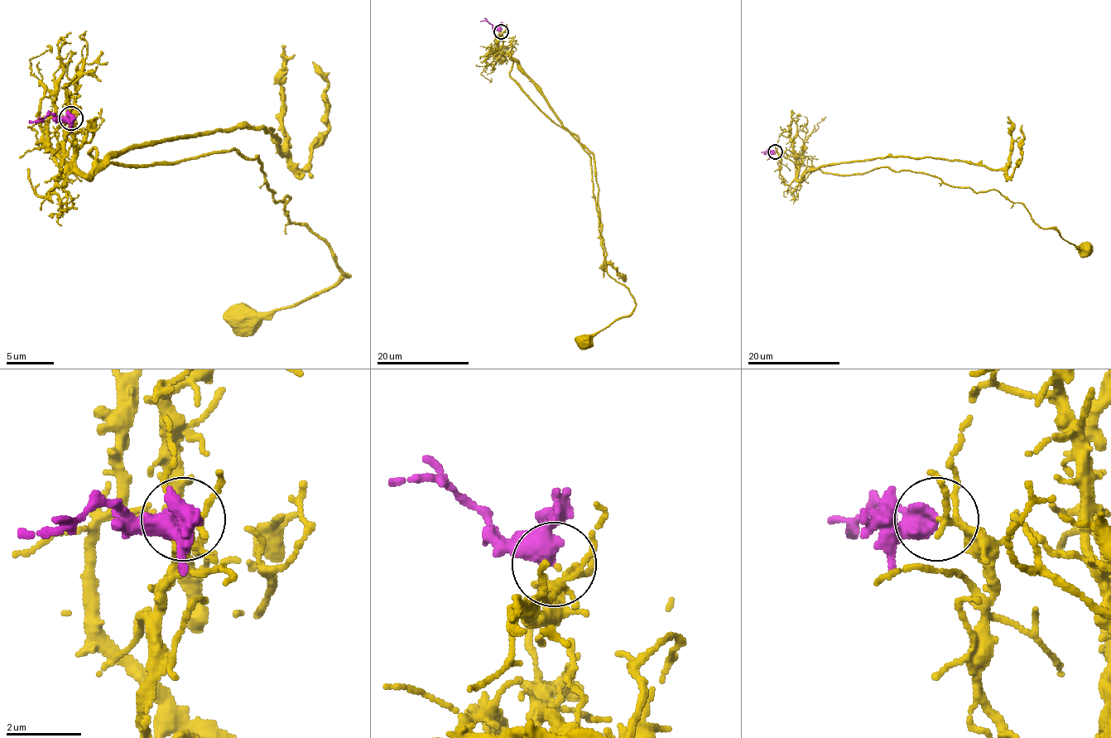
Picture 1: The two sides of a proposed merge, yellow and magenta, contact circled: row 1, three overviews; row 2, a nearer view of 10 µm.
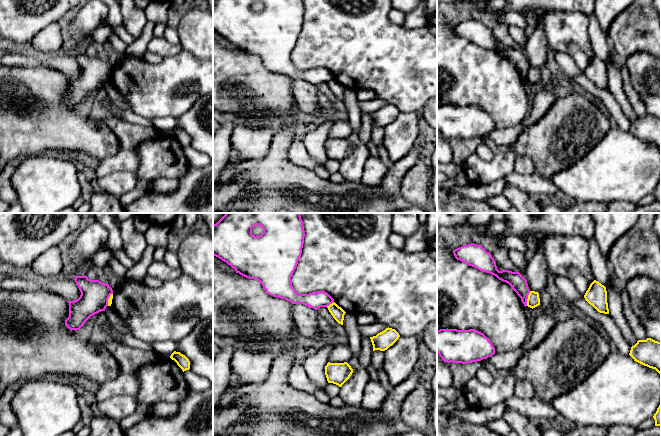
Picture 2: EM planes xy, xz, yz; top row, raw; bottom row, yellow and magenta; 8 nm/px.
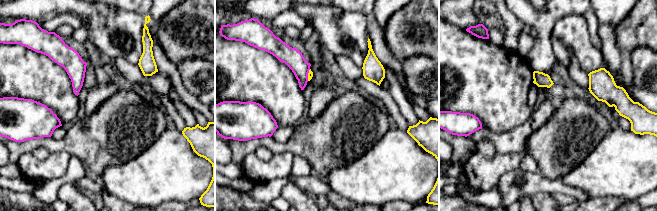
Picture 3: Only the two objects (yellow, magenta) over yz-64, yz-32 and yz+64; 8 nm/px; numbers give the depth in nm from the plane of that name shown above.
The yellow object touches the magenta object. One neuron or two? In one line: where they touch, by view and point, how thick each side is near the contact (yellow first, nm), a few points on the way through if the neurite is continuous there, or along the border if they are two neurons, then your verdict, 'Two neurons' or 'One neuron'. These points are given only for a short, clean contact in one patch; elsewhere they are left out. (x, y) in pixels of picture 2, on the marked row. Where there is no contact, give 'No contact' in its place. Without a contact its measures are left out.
Touches yellow at yz (528, 298). Thickness 100 nm (yellow) against 130 nm. Boundary: yz (530, 291), (526, 305). Two neurons

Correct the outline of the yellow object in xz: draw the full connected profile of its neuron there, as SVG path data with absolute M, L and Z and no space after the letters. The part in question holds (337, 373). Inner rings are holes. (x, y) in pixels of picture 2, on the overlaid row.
M330 363L325 366L325 375L328 383L333 383L342 387L342 385L350 378L353 369L347 363Z

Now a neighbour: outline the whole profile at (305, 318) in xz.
M293 304L293 318L296 327L296 336L304 339L315 340L321 334L318 323L318 313L315 309L303 304Z

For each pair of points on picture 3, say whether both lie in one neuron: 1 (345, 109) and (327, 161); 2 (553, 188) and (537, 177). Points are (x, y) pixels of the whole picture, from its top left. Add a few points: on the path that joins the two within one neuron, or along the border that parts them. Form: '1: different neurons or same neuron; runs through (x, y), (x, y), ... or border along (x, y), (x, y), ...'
1: same neuron; runs through (345, 122), (345, 129), (327, 148)
2: same neuron; runs through (549, 186), (541, 181)

